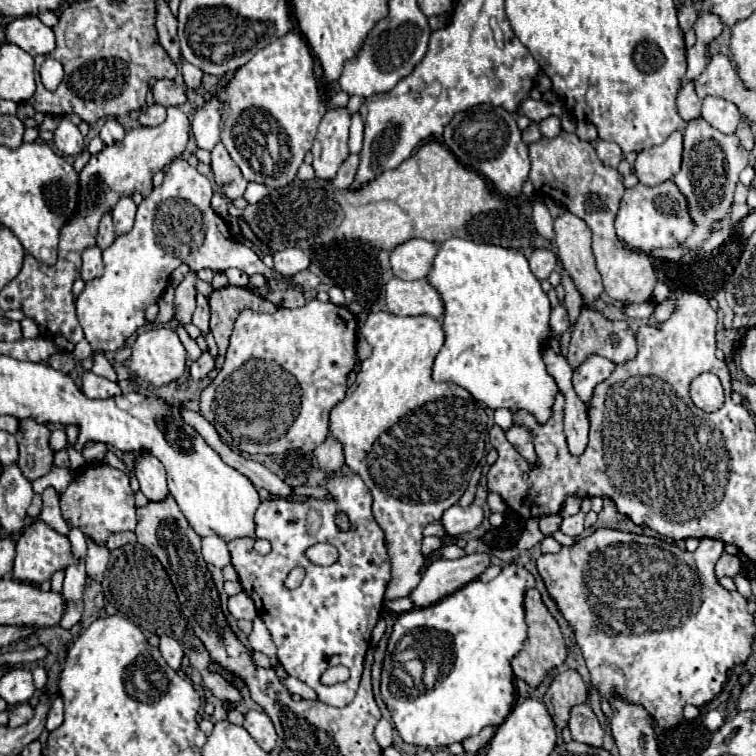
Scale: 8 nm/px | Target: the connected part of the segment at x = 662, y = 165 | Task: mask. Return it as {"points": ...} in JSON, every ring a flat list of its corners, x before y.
{"points":[[674,131,662,145,640,151,634,161,634,173,644,185,660,185,680,171,682,131]]}

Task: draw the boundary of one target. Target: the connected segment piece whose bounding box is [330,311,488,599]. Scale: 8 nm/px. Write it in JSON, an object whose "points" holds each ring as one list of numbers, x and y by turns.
{"points":[[384,311,368,313,364,325,360,325,360,337,372,345,372,355,362,361,356,381,346,391,346,399,332,409,330,435,340,441,346,465,366,483,374,497,372,513,384,531,392,561,392,579,386,589,386,599,396,599,408,597,420,581,420,569,424,565,420,553,424,527,440,519,448,507,458,503,474,469,482,461,488,415,466,389,454,383,432,381,432,363,444,345,444,331,438,319,428,315,400,317]]}

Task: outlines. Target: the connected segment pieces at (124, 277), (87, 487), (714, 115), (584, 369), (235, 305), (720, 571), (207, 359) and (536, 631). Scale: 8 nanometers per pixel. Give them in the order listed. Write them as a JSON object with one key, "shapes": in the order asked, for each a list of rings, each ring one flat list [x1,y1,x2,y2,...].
{"shapes":[[[174,159,166,167,164,183,154,187,154,191,138,205,132,231,116,237,116,241,104,251,104,275,88,281,76,299,78,323,94,351,118,351,126,339,146,323,146,307,158,301,168,287,168,275,180,263,186,263,192,271,204,267,226,271,236,267,246,275,258,273,266,279,286,279,276,273,276,269,268,269,256,251,232,237,228,225,210,207,210,199,212,183,208,177,200,175,196,167,188,165,184,159]],[[106,463,86,465,82,471,76,471,74,481,60,495,60,507,66,523,70,527,80,527,84,535,92,537,98,545,104,545,112,533,134,531,136,527,134,491,128,485,128,475]],[[704,99,702,117,718,131,722,133,734,133,738,123,742,121,742,115,738,107,726,99]],[[592,355,588,357,576,371,574,371,574,377,572,377,572,383,574,383,574,389,578,393,578,397,588,403,590,397,592,397,592,391,598,383,602,383,604,379,610,377,610,373,614,371,614,363,604,359,604,357,598,357,598,355]],[[226,285,222,289,214,289,210,293,208,301,210,301,210,311,212,311,210,331,216,339,220,355,226,353,228,339,234,329,234,321,244,309,258,309,258,313,274,313,276,311,276,305,258,297,256,293,252,293,246,287]],[[724,553,724,555,718,559,718,563,716,563,716,577,718,577,718,579,722,579,722,577,736,577,738,571,740,571,740,561,738,561,738,557,734,557,734,555]],[[206,349,206,351,202,353,202,357,190,365,190,375,192,375,192,379,202,379,202,377,206,377,206,375,214,369,214,361,216,361,216,359,214,359,214,357,210,355,210,351]],[[534,587,528,589,528,593,524,595,524,621,528,625,528,641,524,641,524,649,516,653,516,657,512,659,512,669,518,679,524,679,528,685,538,687,546,677,546,673,566,659,566,645,558,623,548,613,548,609,540,599,540,593]]]}

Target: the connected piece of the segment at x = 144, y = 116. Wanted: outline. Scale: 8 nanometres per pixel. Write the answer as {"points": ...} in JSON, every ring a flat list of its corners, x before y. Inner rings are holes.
{"points":[[150,105,150,107,146,107,146,109,142,109,142,113,140,113,140,125,146,125,146,127,156,127,156,125,160,125,162,121,166,119,166,109,162,107,162,105]]}

